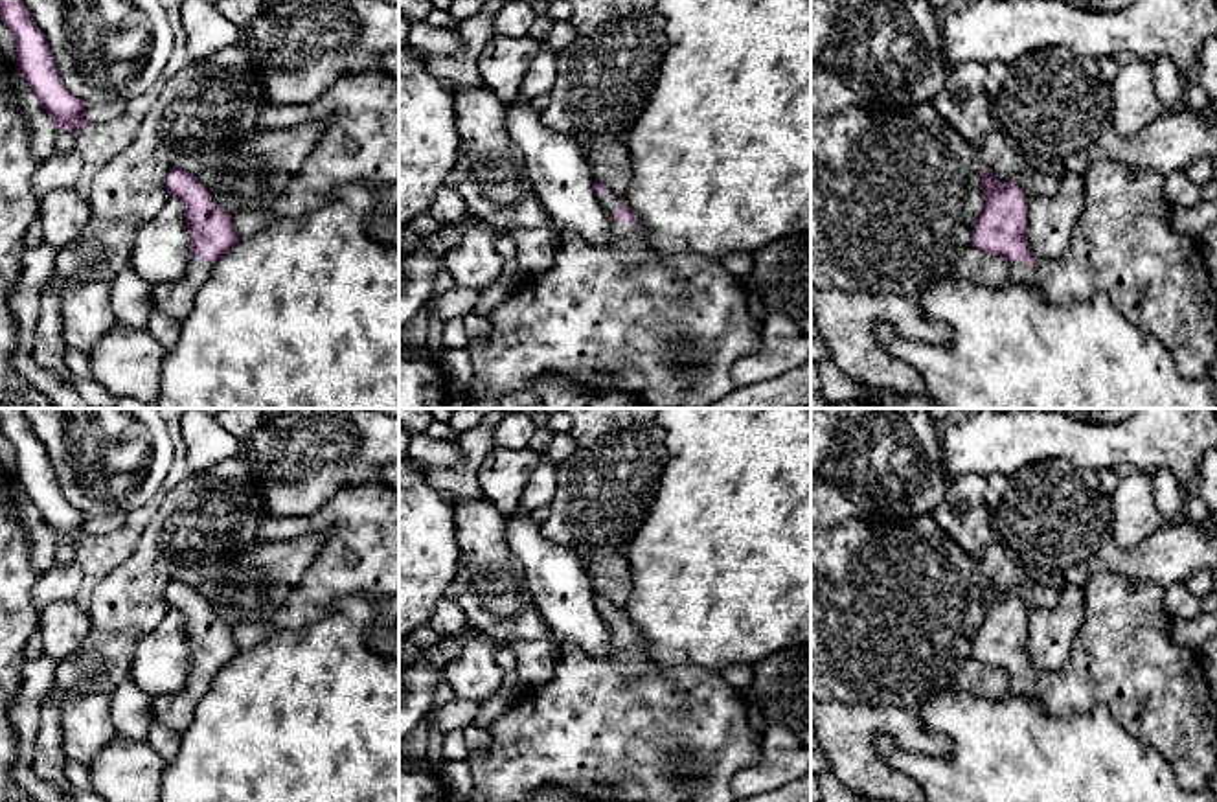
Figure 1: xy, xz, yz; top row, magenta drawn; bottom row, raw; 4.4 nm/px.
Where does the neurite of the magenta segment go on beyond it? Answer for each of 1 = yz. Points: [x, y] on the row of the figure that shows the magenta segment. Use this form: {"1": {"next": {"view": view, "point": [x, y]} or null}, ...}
{"1": {"next": {"view": "yz", "point": [1122, 243]}}}

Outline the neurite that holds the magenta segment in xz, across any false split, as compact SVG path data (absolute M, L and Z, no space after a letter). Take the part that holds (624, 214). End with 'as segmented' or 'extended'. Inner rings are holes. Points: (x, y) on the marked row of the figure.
M594 182L599 204L612 219L612 243L596 246L581 235L561 234L553 265L513 285L511 296L489 313L491 333L469 340L472 383L463 394L469 408L500 408L504 395L529 390L540 375L561 375L597 392L629 392L647 408L710 408L735 390L734 364L761 351L761 327L756 324L745 283L719 259L702 256L662 256L647 243L645 226L623 195Z; extended

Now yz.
M1101 160L1083 173L1085 206L1070 245L1057 261L1037 259L1028 246L1028 197L1013 182L998 182L984 169L985 206L972 230L972 246L1007 261L1007 281L1035 285L1053 305L1086 302L1107 292L1112 305L1140 331L1153 335L1186 379L1217 384L1217 289L1195 239L1171 228L1164 177Z; extended

